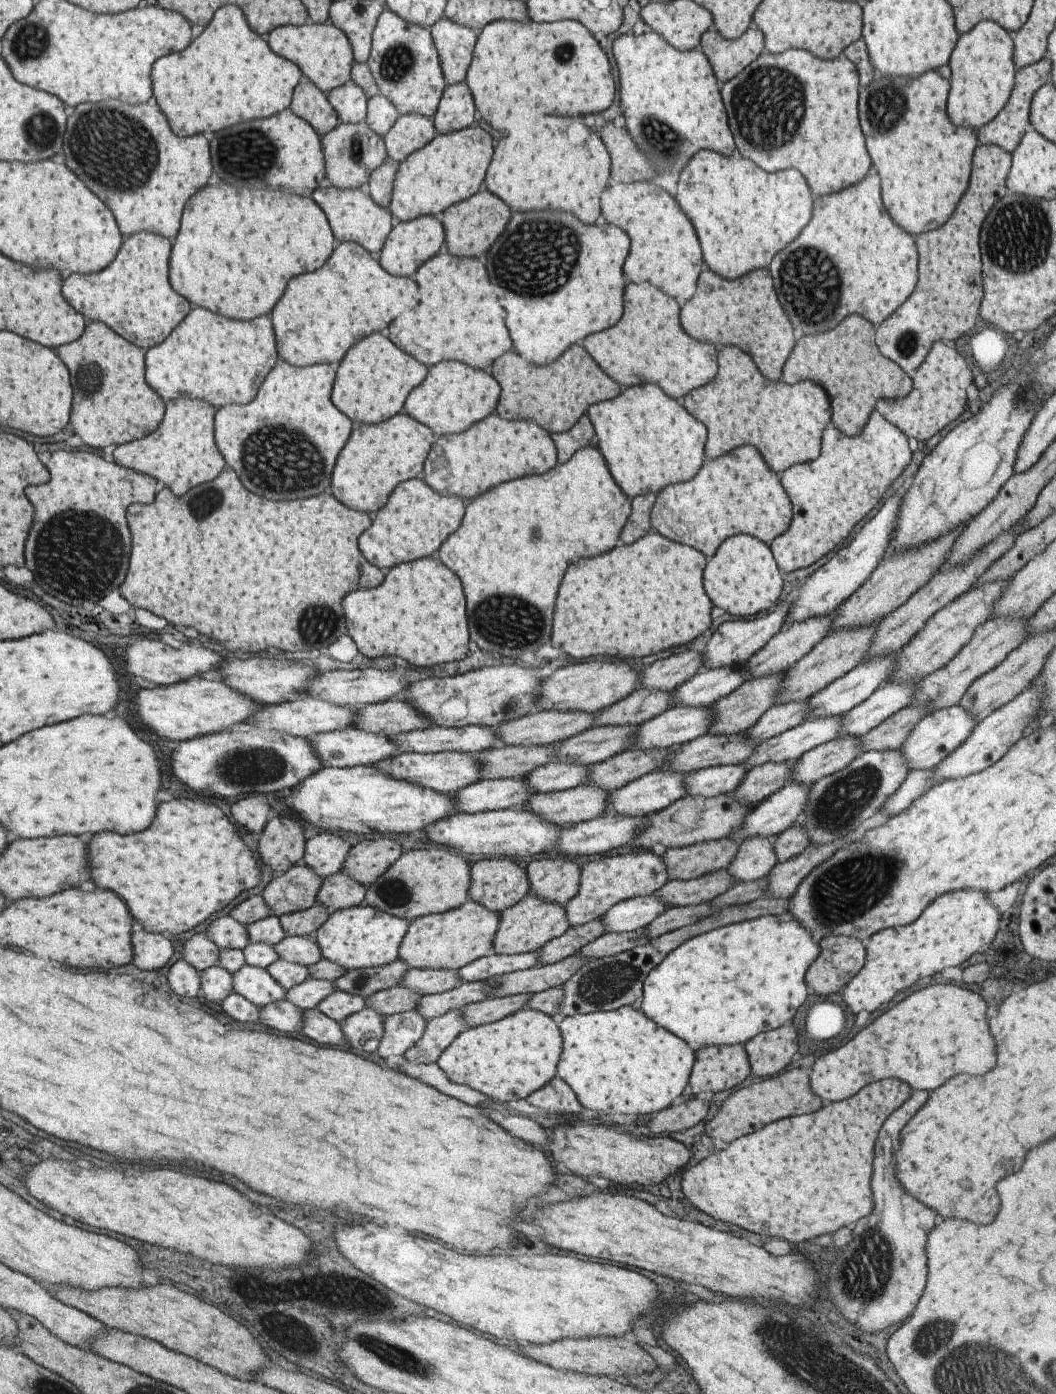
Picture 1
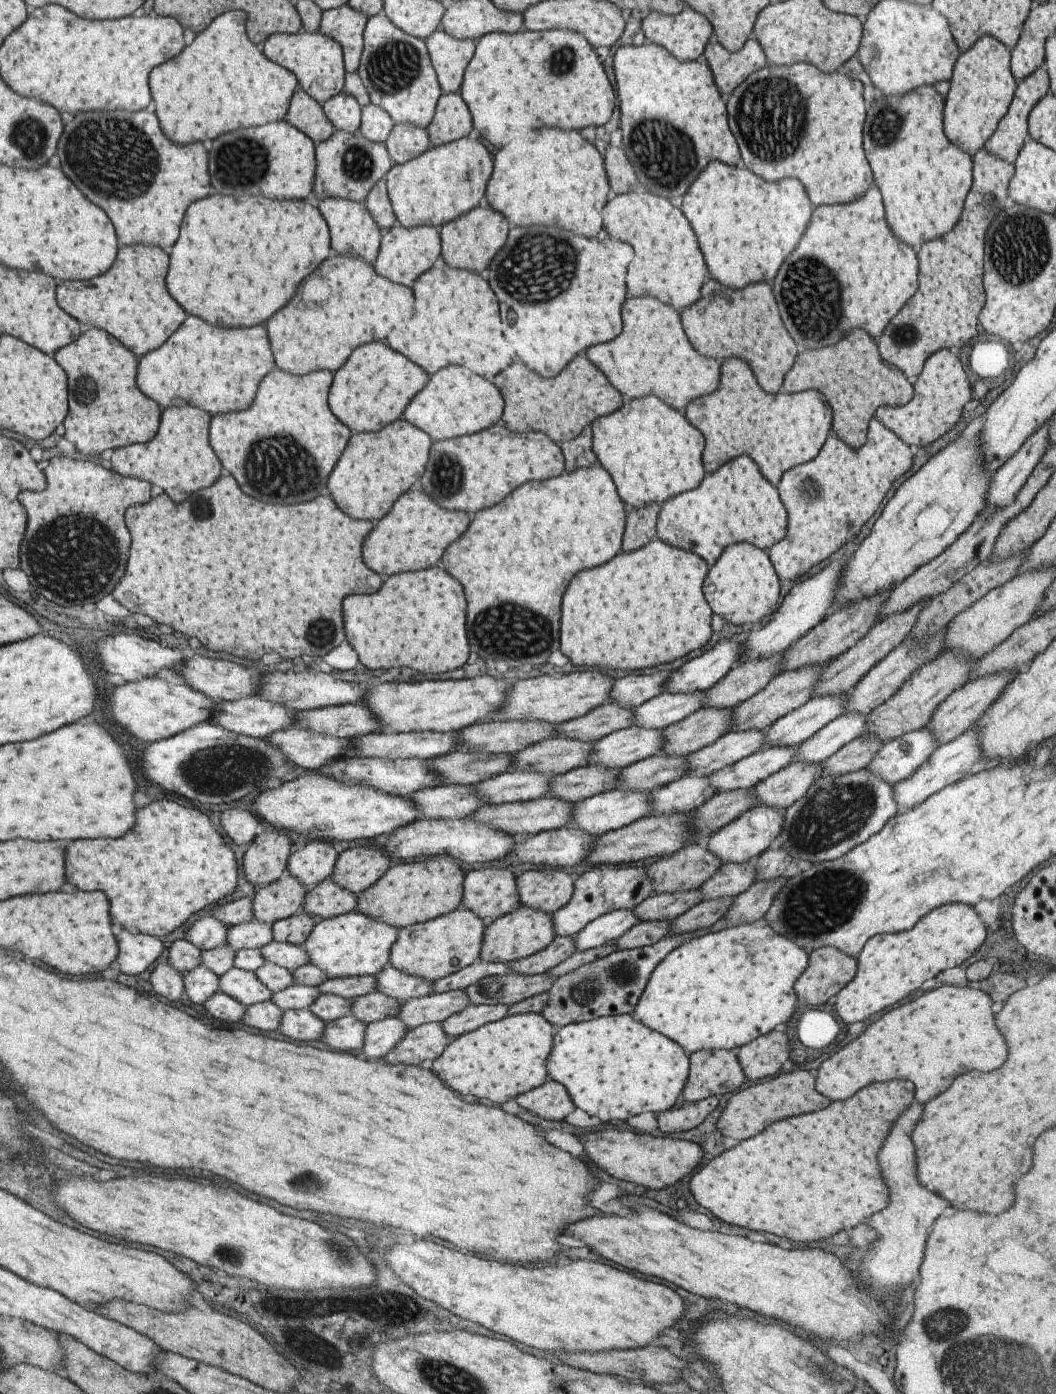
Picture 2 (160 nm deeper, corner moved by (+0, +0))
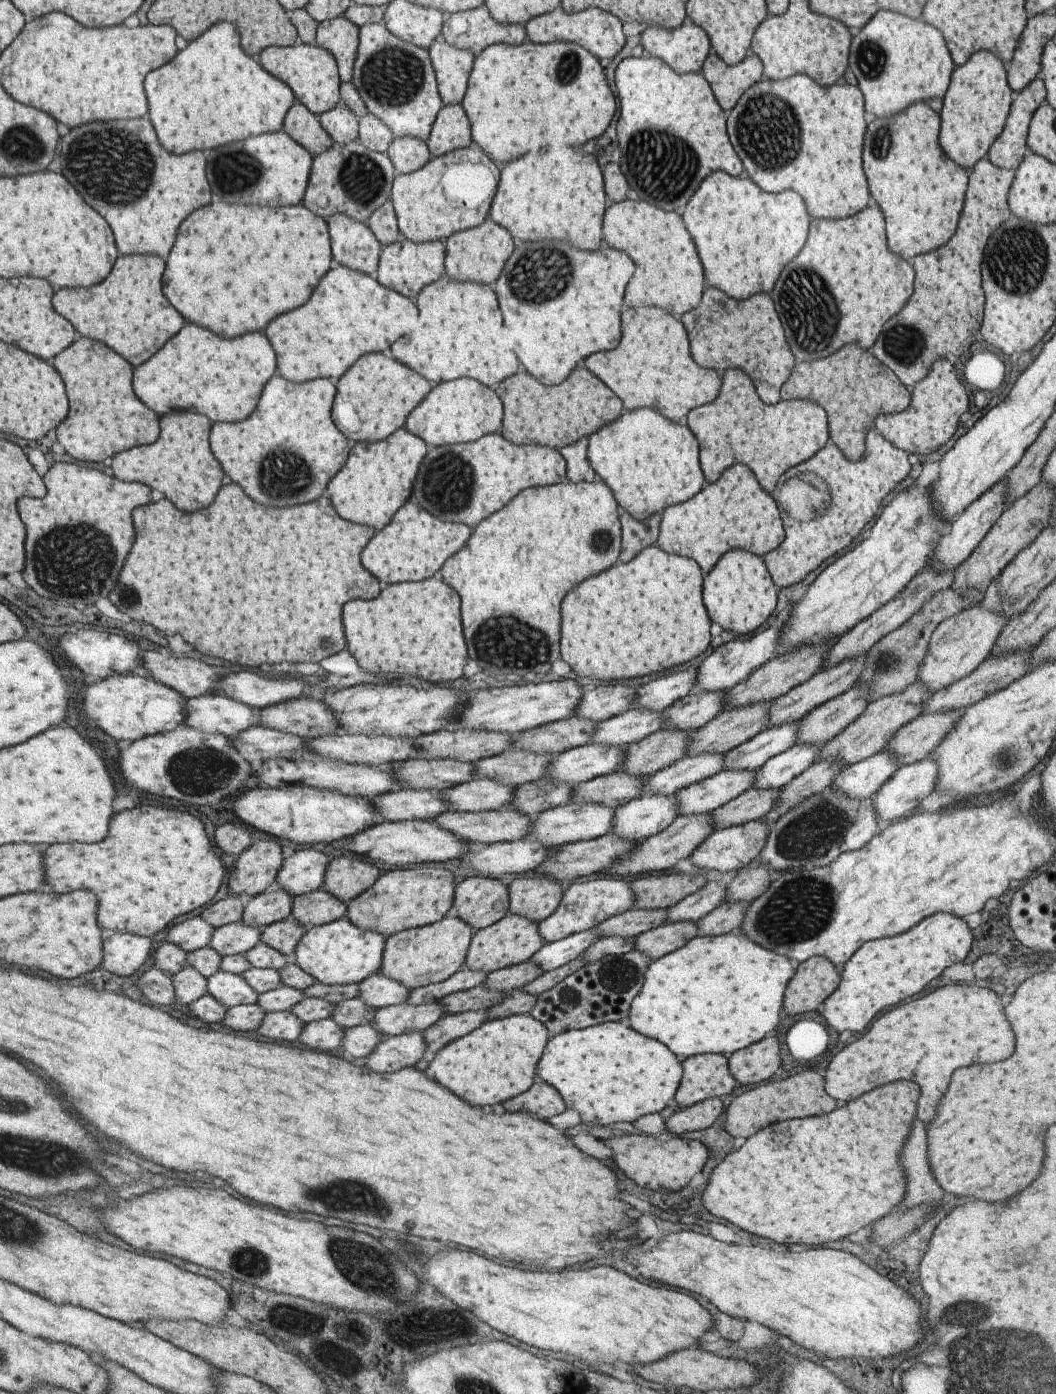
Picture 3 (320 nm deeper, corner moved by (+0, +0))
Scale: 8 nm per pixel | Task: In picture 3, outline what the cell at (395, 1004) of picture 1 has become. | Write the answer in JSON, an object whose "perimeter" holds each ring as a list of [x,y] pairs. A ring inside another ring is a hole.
{"perimeter":[[[359,997],[342,1000],[332,1006],[329,1018],[343,1030],[371,1022],[375,1009],[364,1003]]]}

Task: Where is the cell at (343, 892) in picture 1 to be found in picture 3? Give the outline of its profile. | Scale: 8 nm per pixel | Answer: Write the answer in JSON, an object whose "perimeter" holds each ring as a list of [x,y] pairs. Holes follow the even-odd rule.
{"perimeter":[[[323,887],[295,896],[290,915],[305,929],[345,917],[346,902],[335,898]]]}

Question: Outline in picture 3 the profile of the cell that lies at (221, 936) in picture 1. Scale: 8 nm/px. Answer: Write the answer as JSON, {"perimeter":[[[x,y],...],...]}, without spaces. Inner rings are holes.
{"perimeter":[[[200,916],[187,918],[181,922],[173,922],[163,940],[175,944],[177,948],[181,948],[183,952],[188,953],[208,946],[213,929]]]}

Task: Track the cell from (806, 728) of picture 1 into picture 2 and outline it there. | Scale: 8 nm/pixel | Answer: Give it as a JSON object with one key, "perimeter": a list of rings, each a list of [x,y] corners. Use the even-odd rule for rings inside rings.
{"perimeter":[[[769,747],[759,751],[755,751],[753,754],[730,764],[724,766],[718,771],[715,771],[709,776],[709,786],[715,793],[725,793],[726,791],[734,791],[737,789],[751,789],[761,780],[766,779],[767,776],[777,772],[779,769],[786,767],[790,764],[794,758],[797,747]]]}

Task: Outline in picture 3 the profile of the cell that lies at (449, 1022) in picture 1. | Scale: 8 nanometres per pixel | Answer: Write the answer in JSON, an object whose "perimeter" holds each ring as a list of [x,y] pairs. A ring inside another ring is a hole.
{"perimeter":[[[412,1032],[400,1035],[391,1035],[382,1038],[370,1053],[364,1058],[364,1065],[376,1073],[390,1073],[405,1067],[413,1067],[419,1059],[428,1059],[429,1056],[422,1032]]]}

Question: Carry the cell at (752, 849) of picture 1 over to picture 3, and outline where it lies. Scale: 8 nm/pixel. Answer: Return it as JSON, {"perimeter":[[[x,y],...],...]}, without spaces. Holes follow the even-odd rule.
{"perimeter":[[[707,882],[698,891],[683,897],[679,902],[666,909],[665,923],[687,921],[695,923],[704,914],[711,912],[724,900],[724,884]]]}

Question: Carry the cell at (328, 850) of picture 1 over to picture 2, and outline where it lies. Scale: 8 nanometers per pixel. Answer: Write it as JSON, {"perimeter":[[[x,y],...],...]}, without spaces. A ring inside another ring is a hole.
{"perimeter":[[[307,841],[291,854],[286,872],[308,889],[330,876],[337,858],[329,842]]]}

